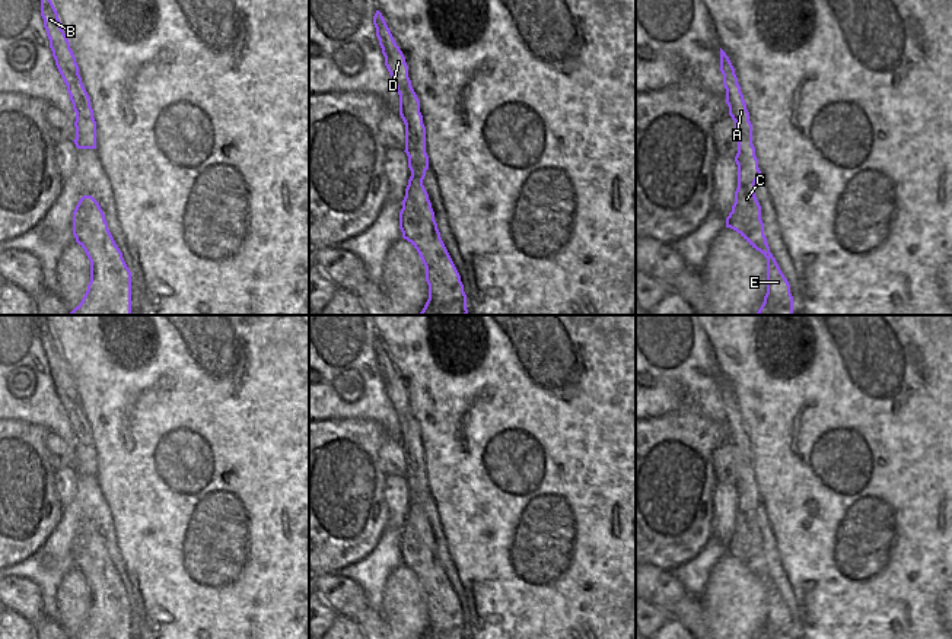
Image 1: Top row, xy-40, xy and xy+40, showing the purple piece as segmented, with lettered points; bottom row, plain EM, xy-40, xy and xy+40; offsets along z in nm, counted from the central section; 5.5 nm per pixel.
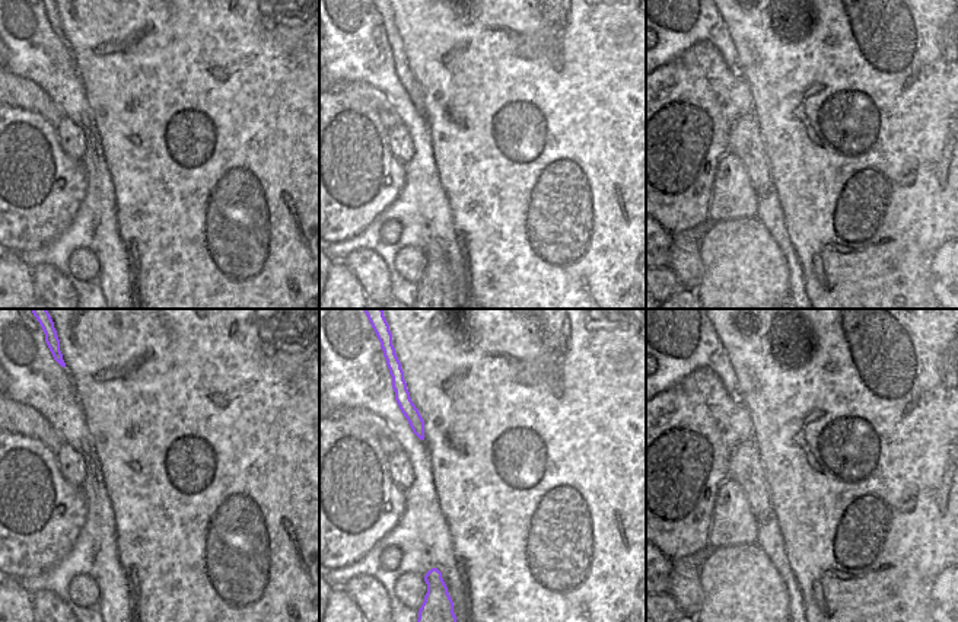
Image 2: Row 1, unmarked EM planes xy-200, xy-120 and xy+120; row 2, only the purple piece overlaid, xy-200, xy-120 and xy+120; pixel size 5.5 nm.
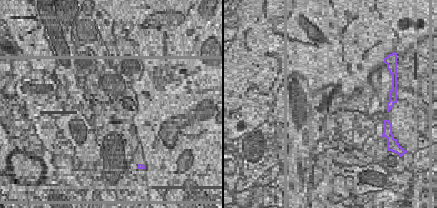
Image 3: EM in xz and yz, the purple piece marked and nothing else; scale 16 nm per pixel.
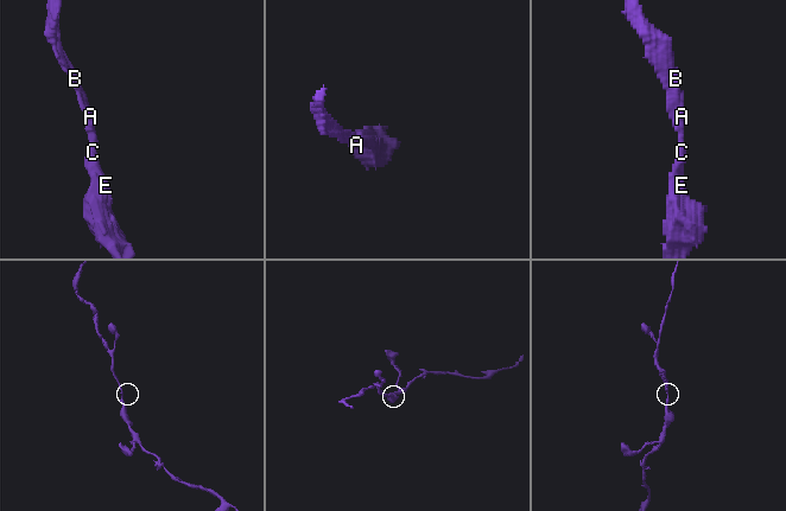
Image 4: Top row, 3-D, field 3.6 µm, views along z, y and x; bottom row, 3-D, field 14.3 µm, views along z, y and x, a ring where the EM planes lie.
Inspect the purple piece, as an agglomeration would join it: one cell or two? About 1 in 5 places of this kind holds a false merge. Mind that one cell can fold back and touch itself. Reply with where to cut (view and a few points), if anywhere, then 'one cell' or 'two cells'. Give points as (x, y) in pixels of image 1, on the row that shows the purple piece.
no cut | one cell

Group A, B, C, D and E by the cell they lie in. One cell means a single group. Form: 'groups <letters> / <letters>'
groups A B C D E

